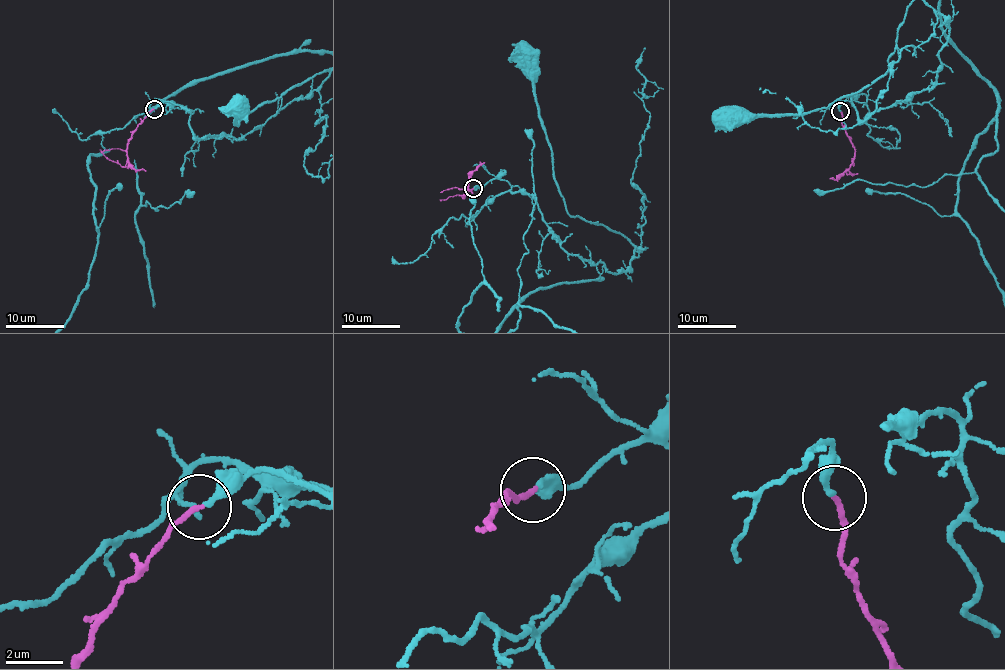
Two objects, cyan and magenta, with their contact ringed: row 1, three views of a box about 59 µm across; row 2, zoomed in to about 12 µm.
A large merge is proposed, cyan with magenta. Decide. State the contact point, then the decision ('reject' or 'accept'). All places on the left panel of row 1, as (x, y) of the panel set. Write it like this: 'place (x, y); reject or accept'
place (154, 109); accept

